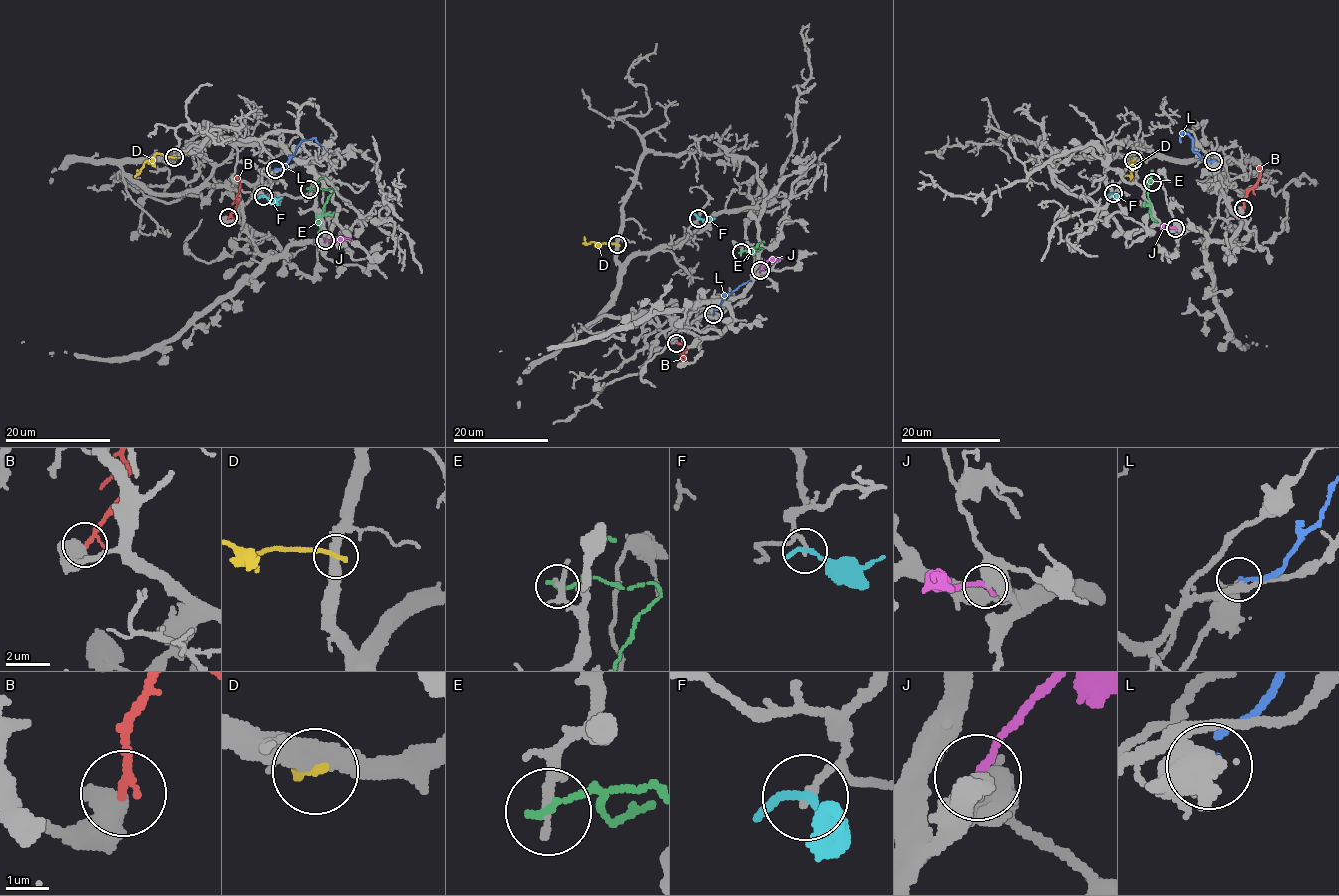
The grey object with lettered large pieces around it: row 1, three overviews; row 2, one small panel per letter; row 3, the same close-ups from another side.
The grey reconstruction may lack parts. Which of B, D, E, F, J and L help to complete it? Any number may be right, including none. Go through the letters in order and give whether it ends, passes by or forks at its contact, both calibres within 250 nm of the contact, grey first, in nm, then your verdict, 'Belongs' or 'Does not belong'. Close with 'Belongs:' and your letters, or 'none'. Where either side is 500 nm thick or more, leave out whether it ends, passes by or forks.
B: Thickness 700 nm (grey) against 140 nm. Does not belong
D: It ends there. Thickness 480 nm (grey) against 240 nm. Does not belong
E: It ends there. Thickness 200 nm (grey) against 170 nm. Does not belong
F: It passes by. Thickness 200 nm (grey) against 160 nm. Does not belong
J: It ends there. Thickness 400 nm (grey) against 200 nm. Does not belong
L: It ends there. Thickness 480 nm (grey) against 160 nm. Does not belong
Belongs: none

